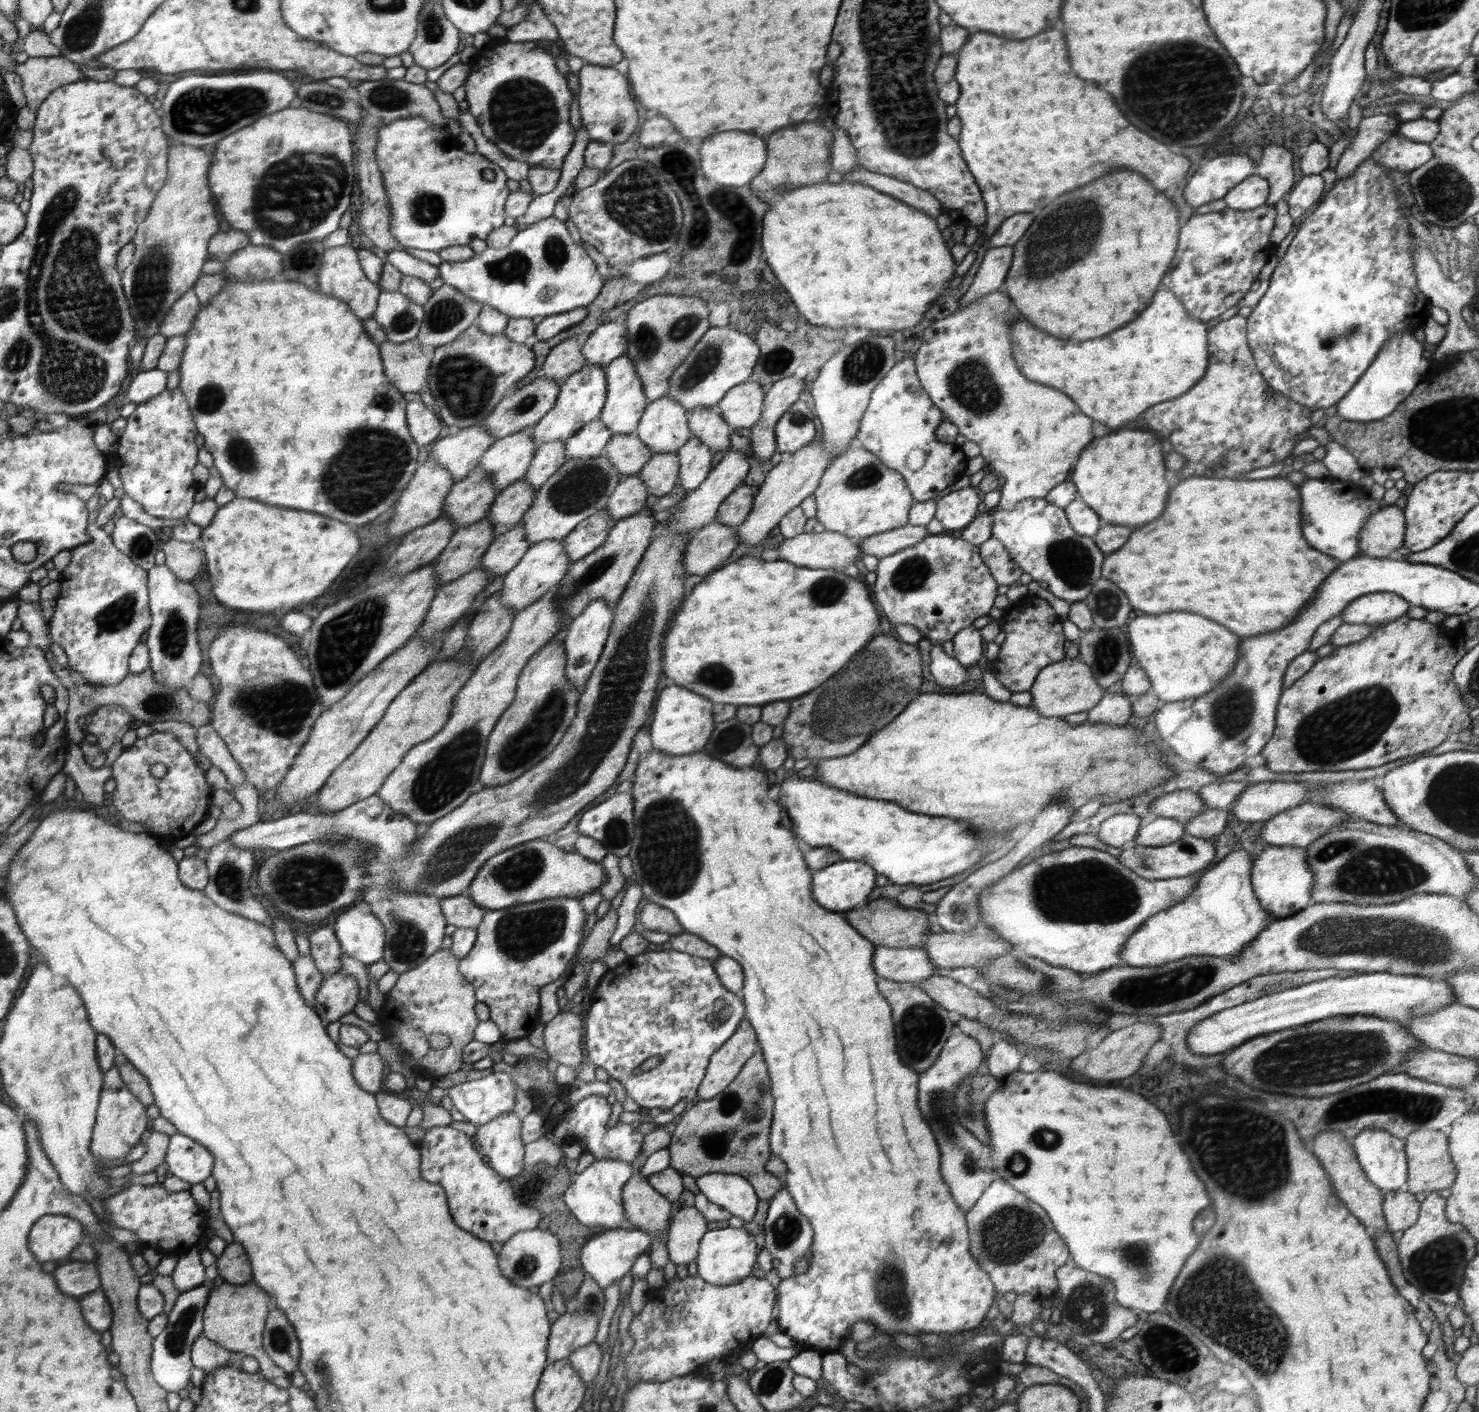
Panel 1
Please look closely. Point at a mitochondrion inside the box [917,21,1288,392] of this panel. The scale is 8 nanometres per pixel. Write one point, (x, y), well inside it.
(1165, 88)

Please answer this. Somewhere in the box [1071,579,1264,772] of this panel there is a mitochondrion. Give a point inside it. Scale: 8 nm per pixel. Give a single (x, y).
(1232, 712)

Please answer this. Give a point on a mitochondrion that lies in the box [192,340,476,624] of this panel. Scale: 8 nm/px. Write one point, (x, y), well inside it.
(369, 465)

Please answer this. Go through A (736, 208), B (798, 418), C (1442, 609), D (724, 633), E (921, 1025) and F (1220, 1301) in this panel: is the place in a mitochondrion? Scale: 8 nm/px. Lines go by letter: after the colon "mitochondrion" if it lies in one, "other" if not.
A: other
B: mitochondrion
C: other
D: other
E: mitochondrion
F: mitochondrion

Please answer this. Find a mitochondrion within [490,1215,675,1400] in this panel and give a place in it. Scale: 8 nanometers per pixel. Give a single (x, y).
(526, 1266)

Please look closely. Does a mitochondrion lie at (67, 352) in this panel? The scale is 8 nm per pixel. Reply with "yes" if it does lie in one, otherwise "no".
yes

